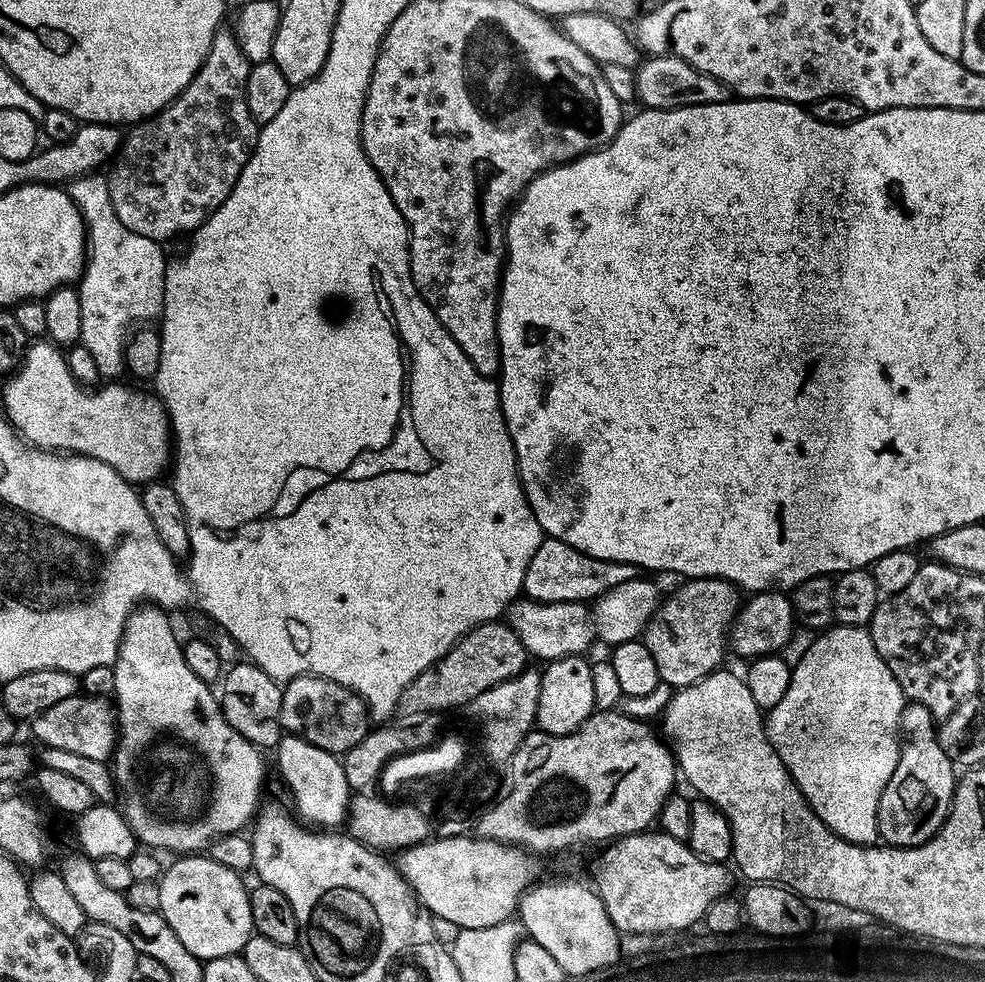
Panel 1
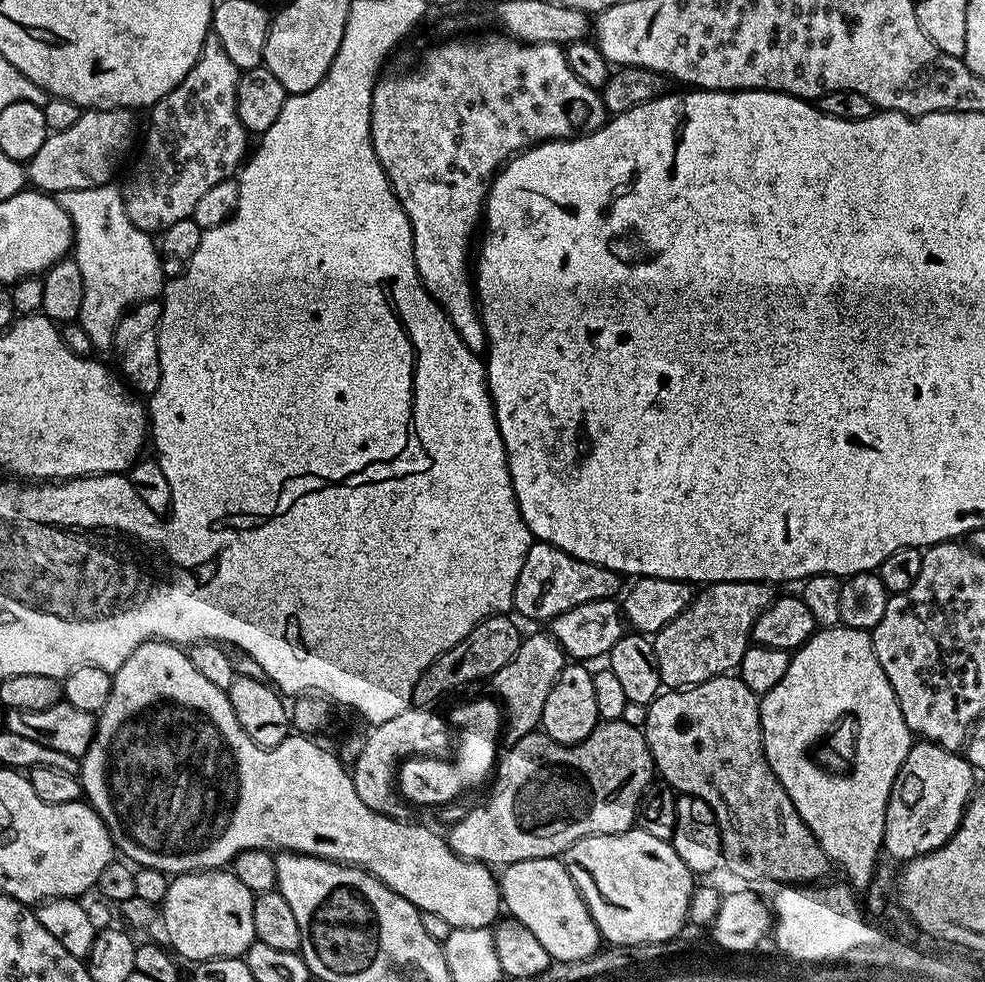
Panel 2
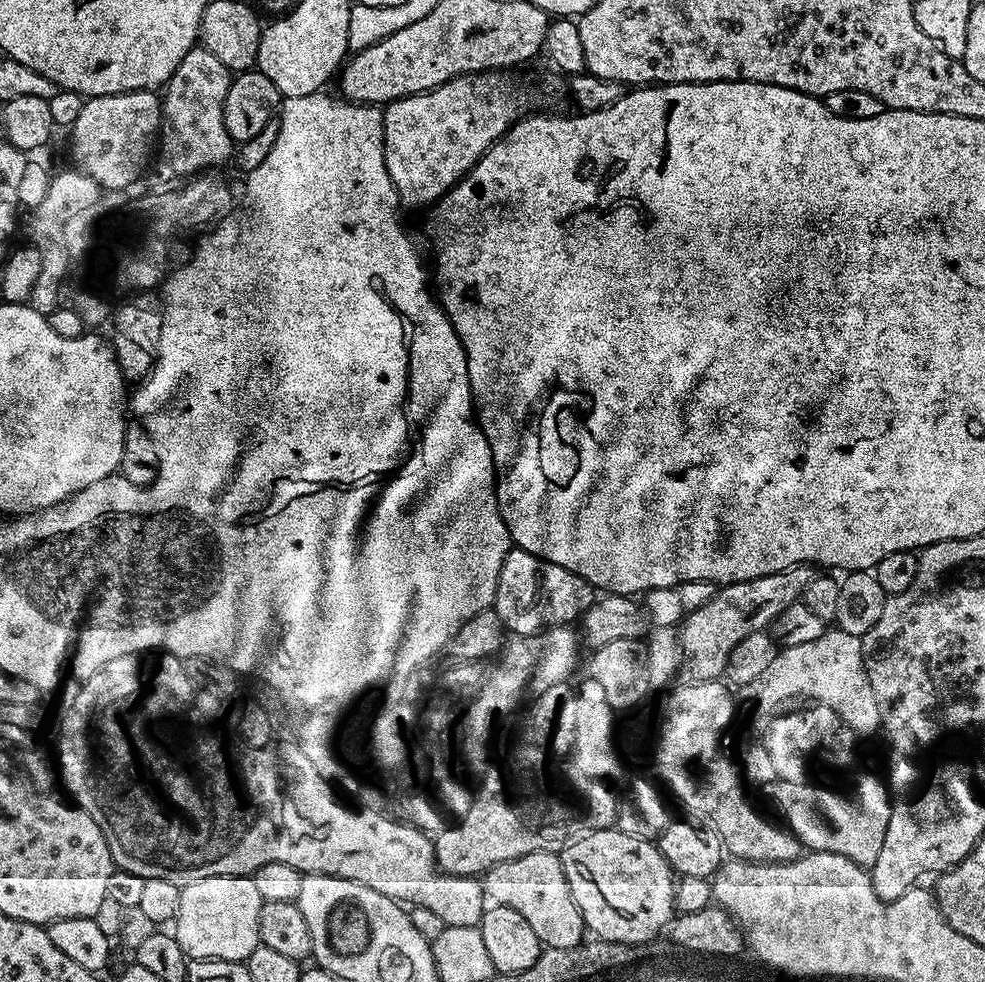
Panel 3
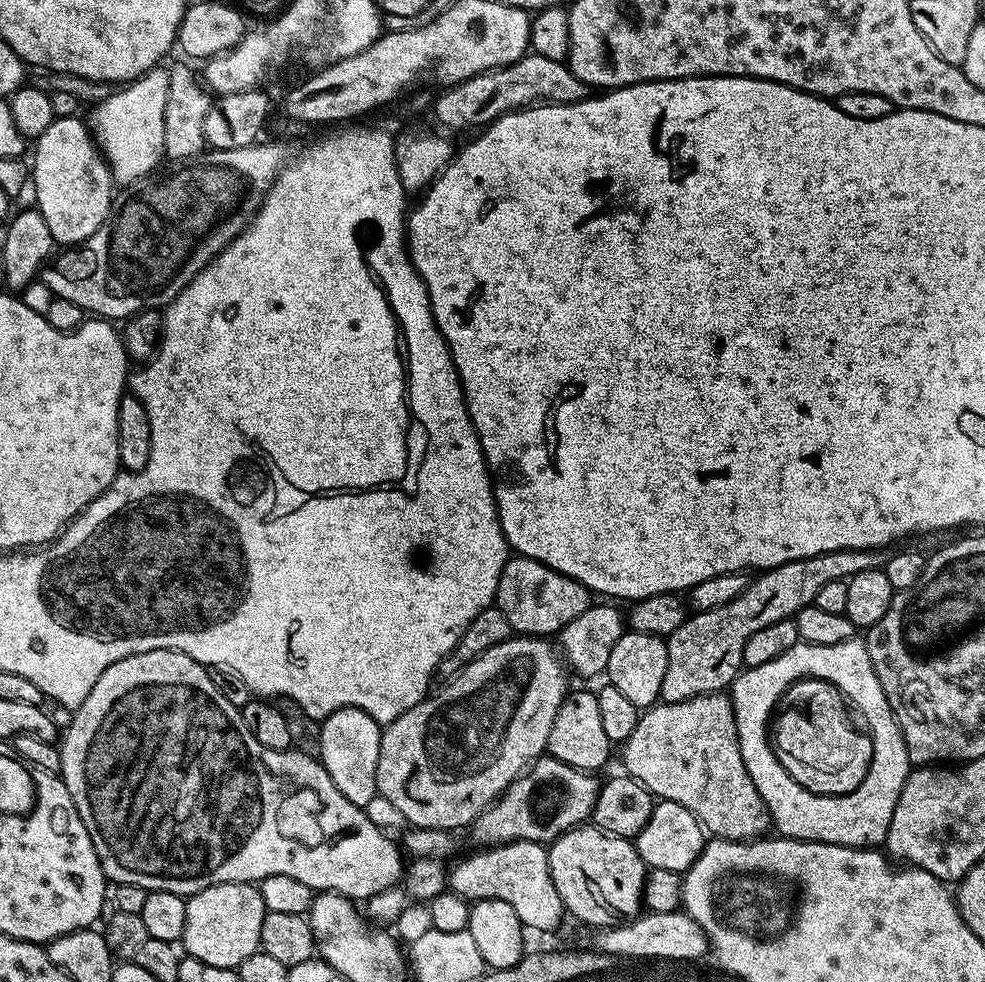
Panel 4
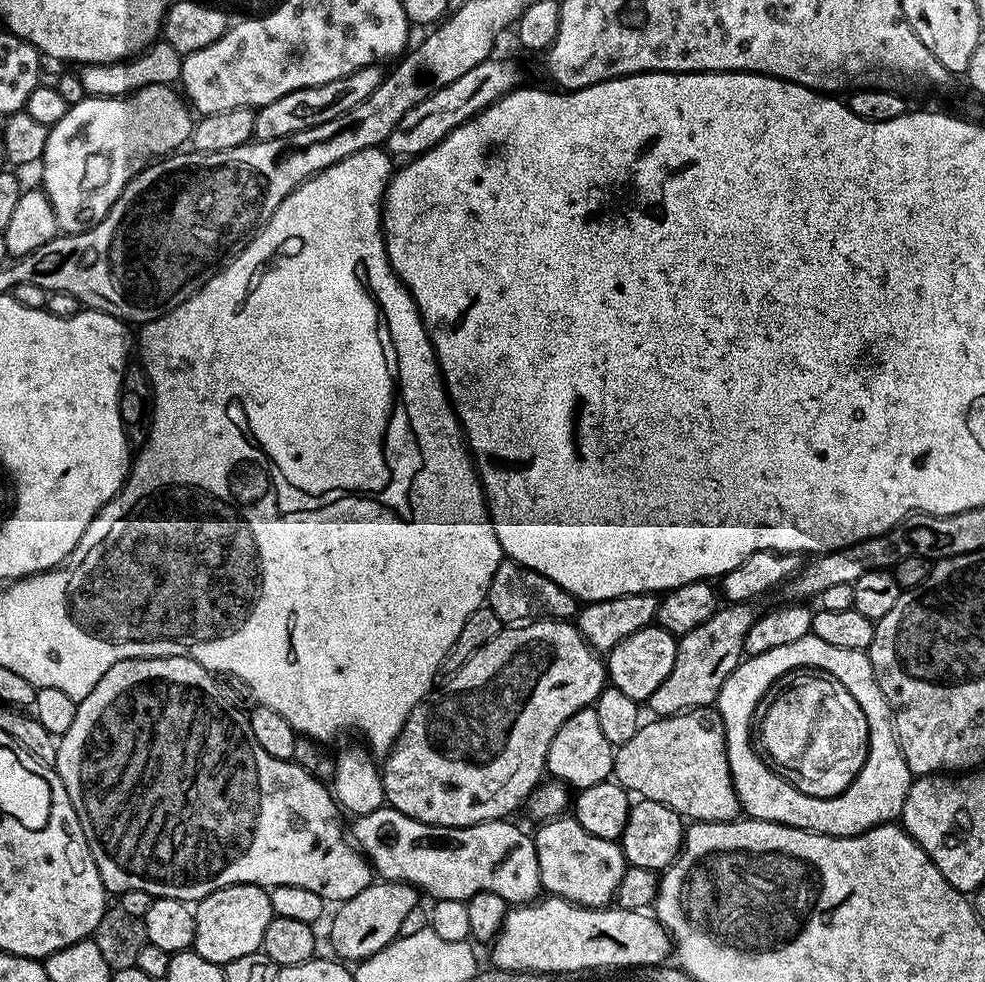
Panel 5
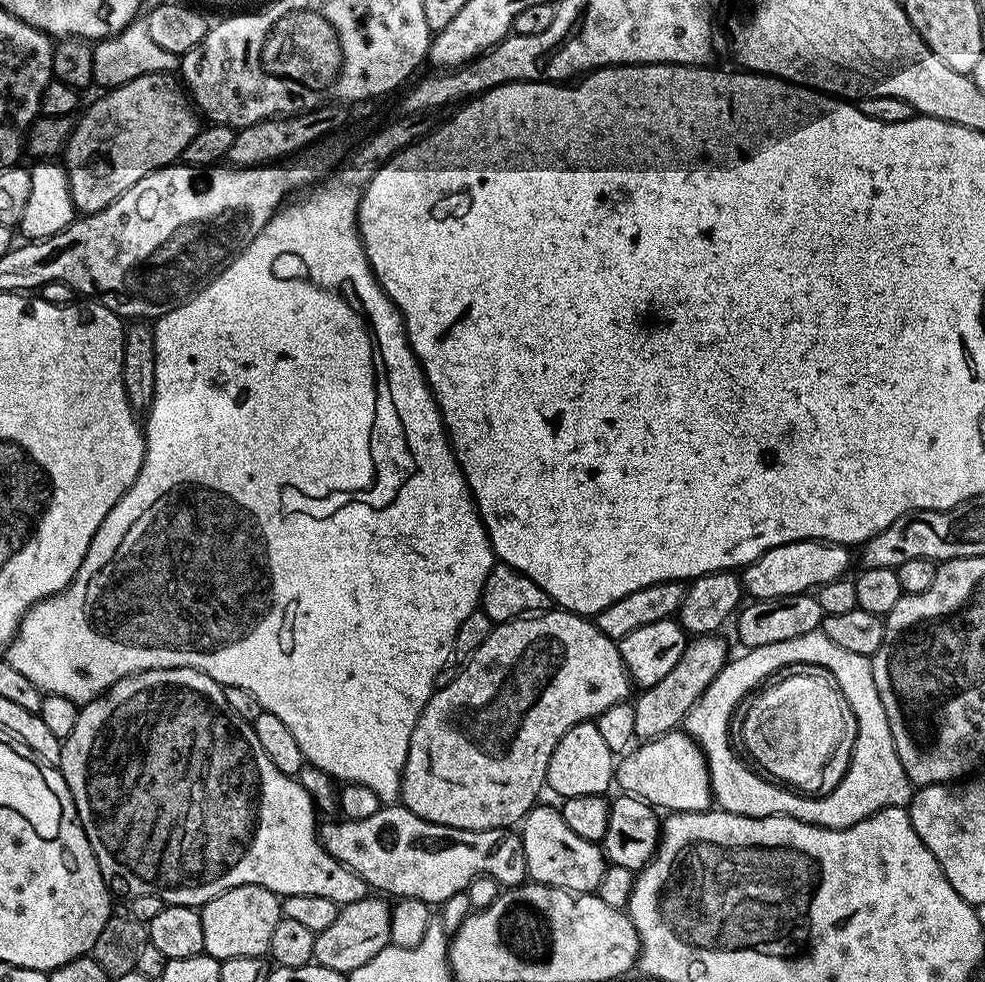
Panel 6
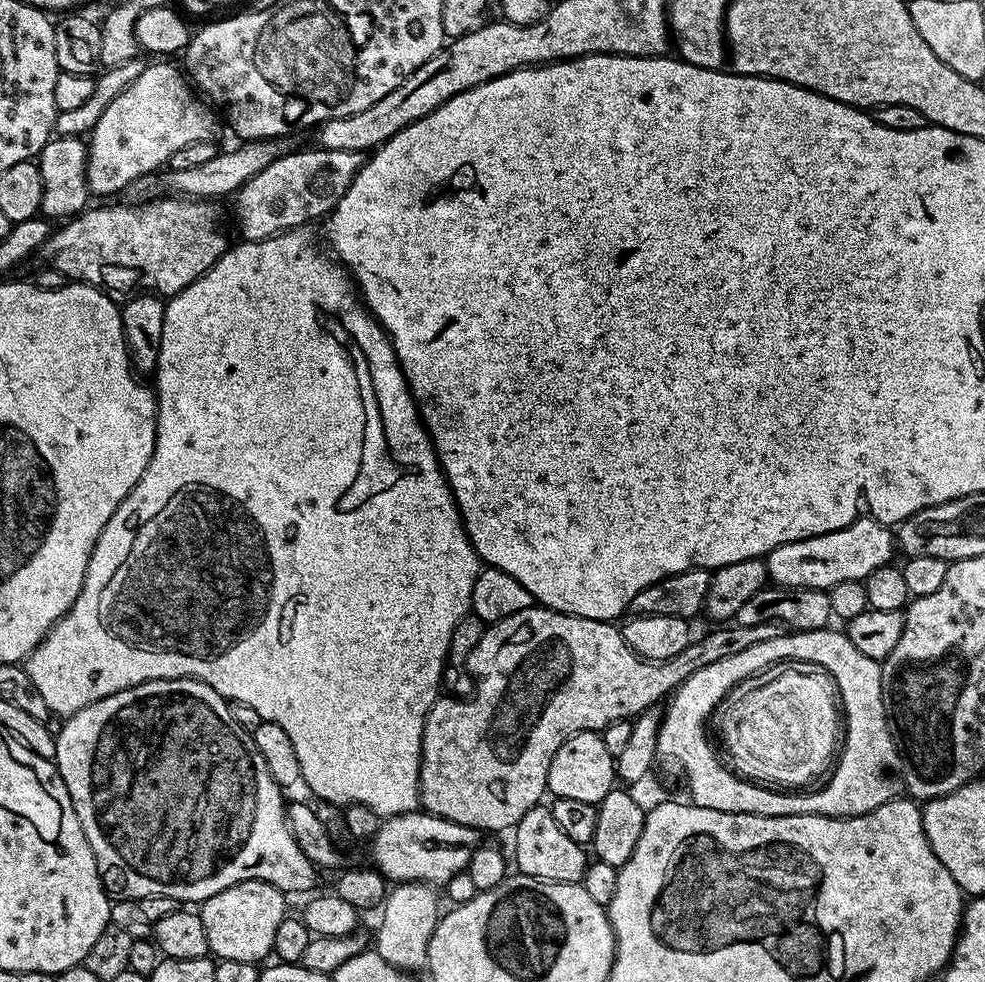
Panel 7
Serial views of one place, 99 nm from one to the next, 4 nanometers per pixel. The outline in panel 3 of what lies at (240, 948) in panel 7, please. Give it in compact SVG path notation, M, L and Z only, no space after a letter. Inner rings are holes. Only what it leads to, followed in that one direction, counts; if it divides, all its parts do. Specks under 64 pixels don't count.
M211 876L183 885L178 898L178 914L174 921L174 935L189 960L239 960L247 961L248 953L256 949L256 912L261 899L250 878L239 876Z

